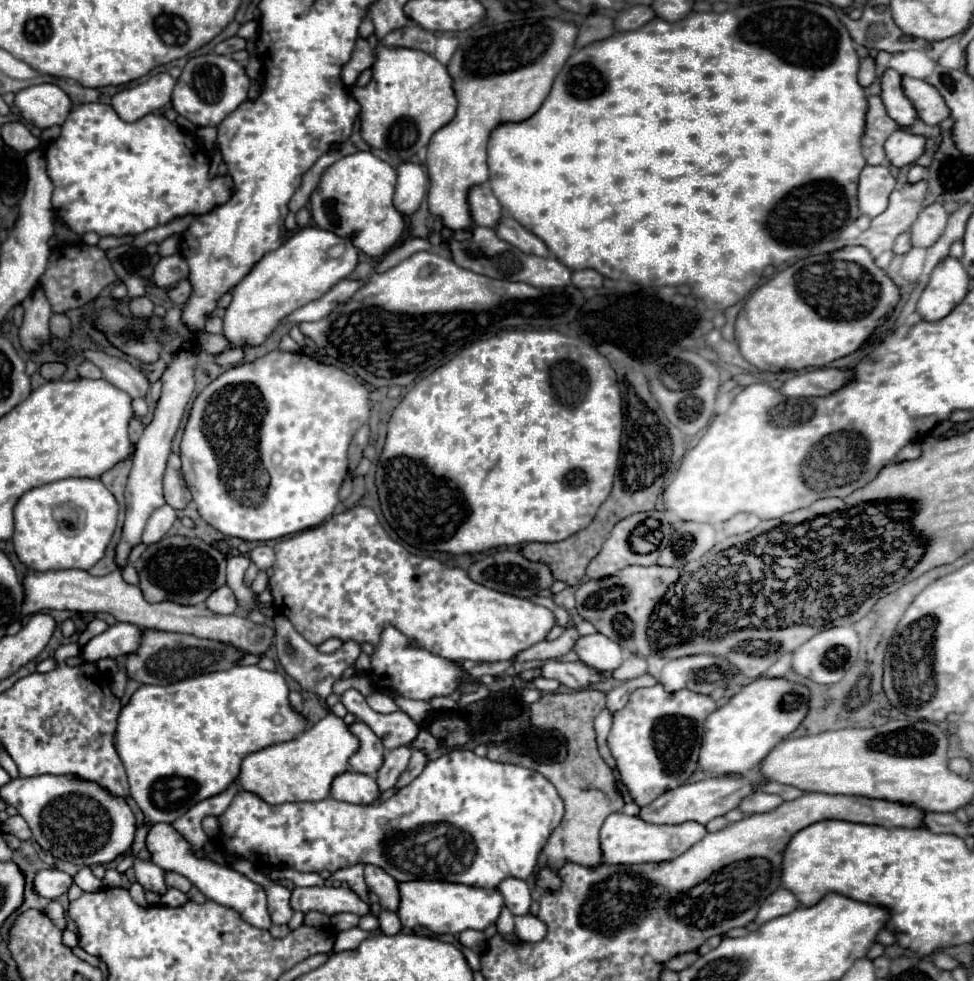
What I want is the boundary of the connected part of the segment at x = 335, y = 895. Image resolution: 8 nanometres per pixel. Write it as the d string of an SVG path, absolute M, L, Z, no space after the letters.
M331 886L295 888L291 896L291 906L293 910L301 912L317 910L327 916L335 916L341 912L351 912L357 916L373 914L371 906L363 902L351 888L331 888Z

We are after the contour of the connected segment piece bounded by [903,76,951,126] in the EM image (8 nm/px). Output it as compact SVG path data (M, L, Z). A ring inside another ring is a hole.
M903 78L903 90L907 98L915 104L917 116L929 124L929 126L939 126L943 120L949 118L949 108L943 104L943 96L939 96L939 90L925 80L917 78Z

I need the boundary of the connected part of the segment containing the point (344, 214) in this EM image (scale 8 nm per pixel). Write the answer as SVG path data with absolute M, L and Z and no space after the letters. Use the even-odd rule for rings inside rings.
M371 150L341 156L321 174L319 186L311 194L311 214L315 224L339 236L353 236L353 244L361 252L381 256L399 242L405 228L403 214L399 214L393 206L395 180L395 170Z

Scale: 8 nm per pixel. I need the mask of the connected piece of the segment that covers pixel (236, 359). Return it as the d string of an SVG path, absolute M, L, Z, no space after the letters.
M229 348L229 350L225 350L223 354L215 356L213 360L215 360L217 364L221 364L221 366L235 366L235 364L241 364L243 358L245 358L243 348Z

